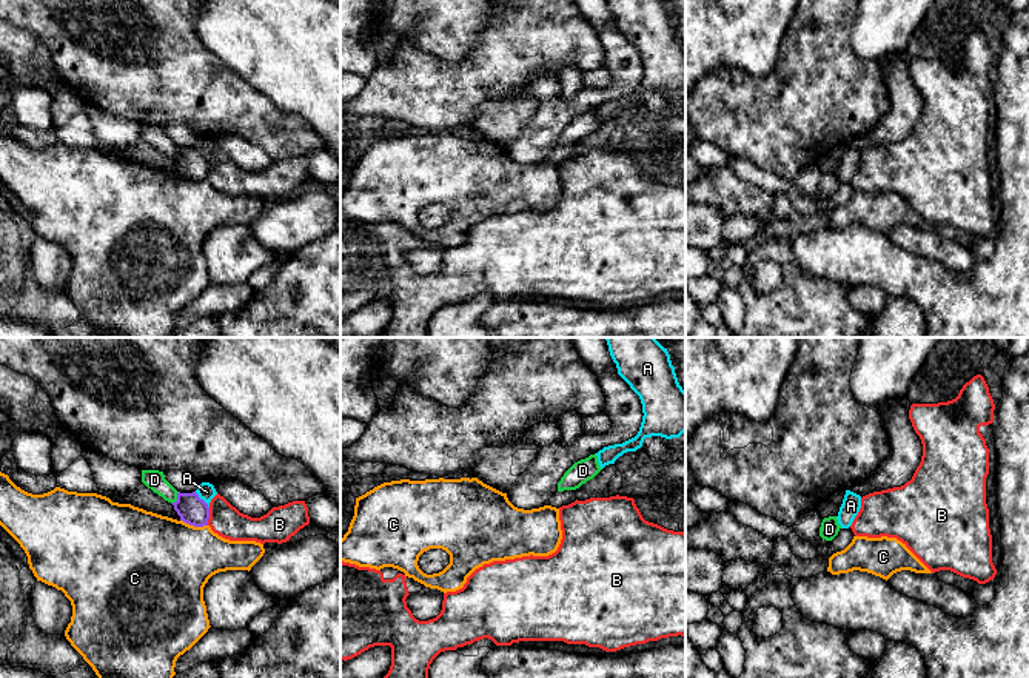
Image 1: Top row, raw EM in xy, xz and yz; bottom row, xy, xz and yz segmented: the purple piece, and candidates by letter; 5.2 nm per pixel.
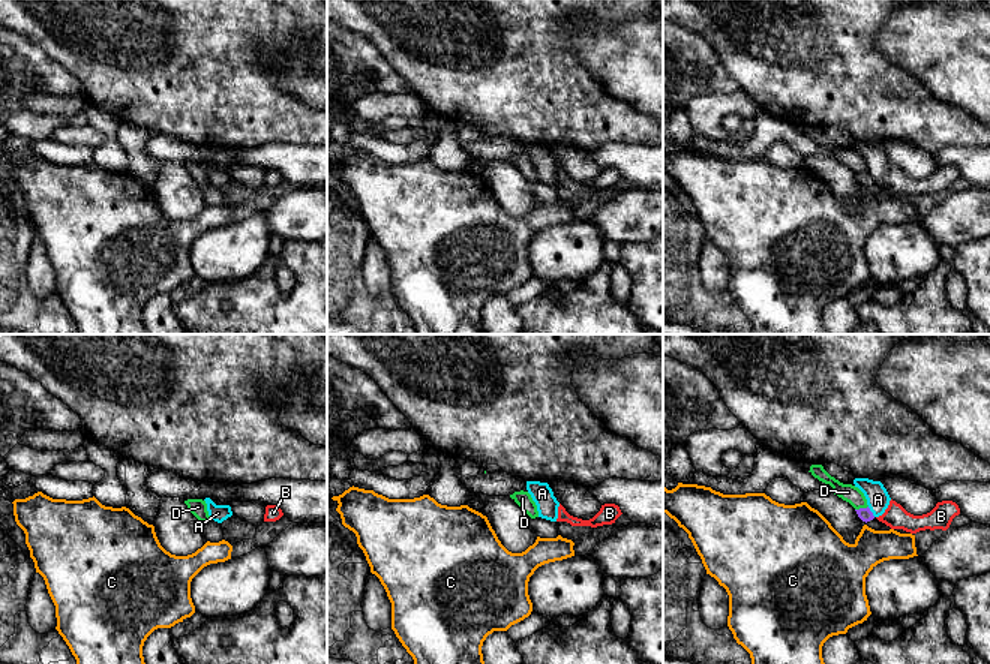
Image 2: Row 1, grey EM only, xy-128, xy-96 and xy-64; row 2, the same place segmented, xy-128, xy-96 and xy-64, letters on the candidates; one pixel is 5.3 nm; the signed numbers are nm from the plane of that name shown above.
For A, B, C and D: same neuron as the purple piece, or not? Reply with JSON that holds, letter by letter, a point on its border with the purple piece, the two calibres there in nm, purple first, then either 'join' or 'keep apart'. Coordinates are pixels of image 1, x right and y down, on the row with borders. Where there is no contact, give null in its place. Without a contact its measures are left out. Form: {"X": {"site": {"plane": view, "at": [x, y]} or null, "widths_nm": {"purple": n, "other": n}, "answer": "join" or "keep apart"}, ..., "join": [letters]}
{"A": {"site": {"plane": "xy", "at": [202, 500]}, "widths_nm": {"purple": 150, "other": 90}, "answer": "keep apart"}, "B": {"site": {"plane": "xy", "at": [208, 516]}, "widths_nm": {"purple": 150, "other": 170}, "answer": "keep apart"}, "C": {"site": {"plane": "xy", "at": [194, 526]}, "widths_nm": {"purple": 150, "other": 480}, "answer": "keep apart"}, "D": {"site": {"plane": "xy", "at": [177, 498]}, "widths_nm": {"purple": 150, "other": 110}, "answer": "keep apart"}, "join": []}

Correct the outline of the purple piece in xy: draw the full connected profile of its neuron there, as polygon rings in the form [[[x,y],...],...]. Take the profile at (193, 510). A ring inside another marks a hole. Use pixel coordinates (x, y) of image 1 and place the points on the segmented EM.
[[[196,492],[193,493],[177,493],[177,501],[173,502],[174,510],[180,516],[180,521],[194,525],[203,527],[208,525],[209,507],[199,498]]]

